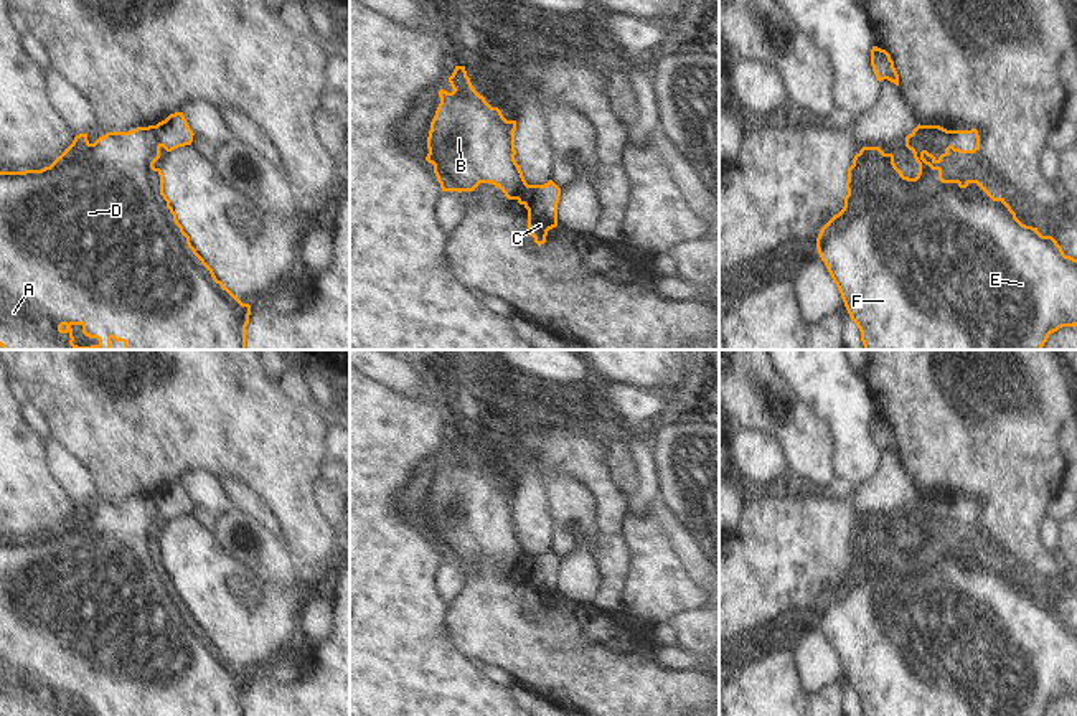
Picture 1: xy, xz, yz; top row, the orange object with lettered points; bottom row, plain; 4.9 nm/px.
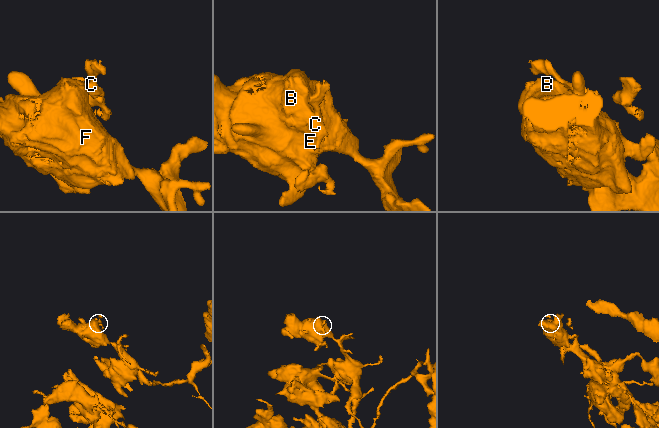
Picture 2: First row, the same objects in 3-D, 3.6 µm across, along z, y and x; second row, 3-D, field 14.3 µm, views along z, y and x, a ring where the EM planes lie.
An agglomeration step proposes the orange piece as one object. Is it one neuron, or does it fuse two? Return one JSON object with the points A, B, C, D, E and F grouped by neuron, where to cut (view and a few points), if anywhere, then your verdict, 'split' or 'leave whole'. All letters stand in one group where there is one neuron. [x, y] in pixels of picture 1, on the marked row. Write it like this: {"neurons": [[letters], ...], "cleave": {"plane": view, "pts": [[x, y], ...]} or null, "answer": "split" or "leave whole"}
{"neurons": [["A", "B", "D", "E", "F"], ["C"]], "cleave": {"plane": "yz", "pts": [[931, 126], [937, 126], [945, 134], [950, 147]]}, "answer": "split"}

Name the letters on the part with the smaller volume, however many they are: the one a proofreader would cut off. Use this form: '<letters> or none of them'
C

